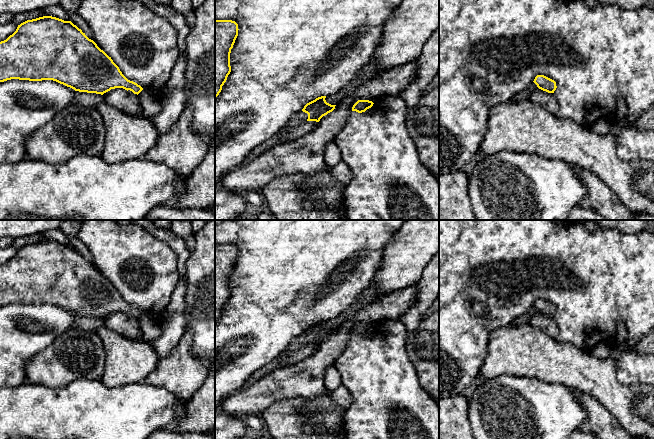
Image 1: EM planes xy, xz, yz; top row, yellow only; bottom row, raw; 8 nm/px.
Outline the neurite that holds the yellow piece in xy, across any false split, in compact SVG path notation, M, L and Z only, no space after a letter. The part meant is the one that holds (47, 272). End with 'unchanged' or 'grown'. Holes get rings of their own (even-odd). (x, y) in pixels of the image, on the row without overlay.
M43 240L18 249L16 255L0 266L0 306L11 303L53 304L79 316L104 317L115 312L139 318L143 312L128 304L97 268L71 245Z; unchanged

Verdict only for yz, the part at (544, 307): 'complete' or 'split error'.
complete

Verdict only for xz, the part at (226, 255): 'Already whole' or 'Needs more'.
Already whole

